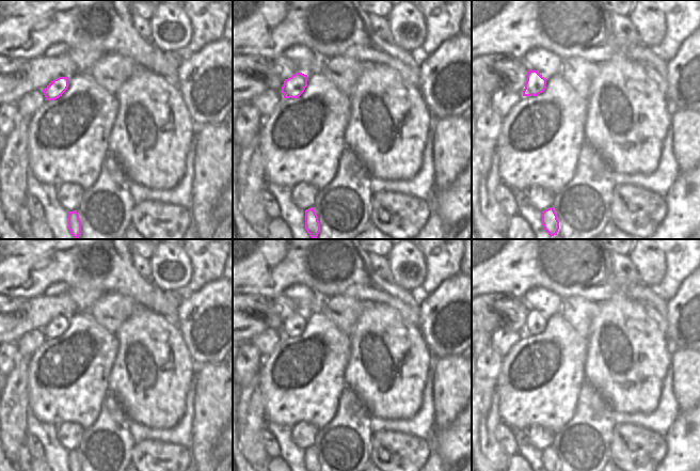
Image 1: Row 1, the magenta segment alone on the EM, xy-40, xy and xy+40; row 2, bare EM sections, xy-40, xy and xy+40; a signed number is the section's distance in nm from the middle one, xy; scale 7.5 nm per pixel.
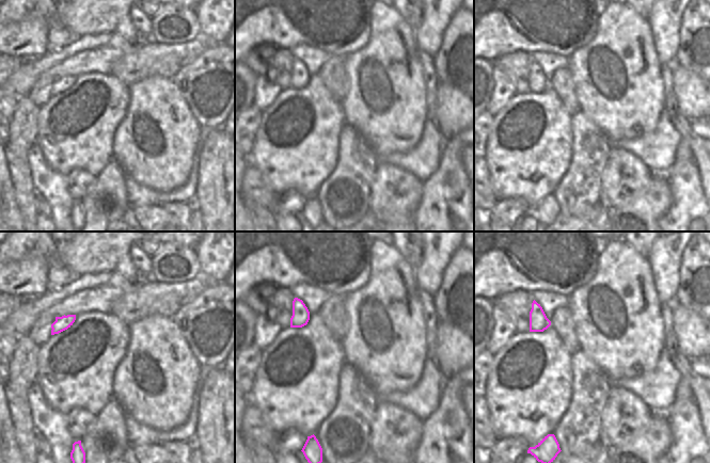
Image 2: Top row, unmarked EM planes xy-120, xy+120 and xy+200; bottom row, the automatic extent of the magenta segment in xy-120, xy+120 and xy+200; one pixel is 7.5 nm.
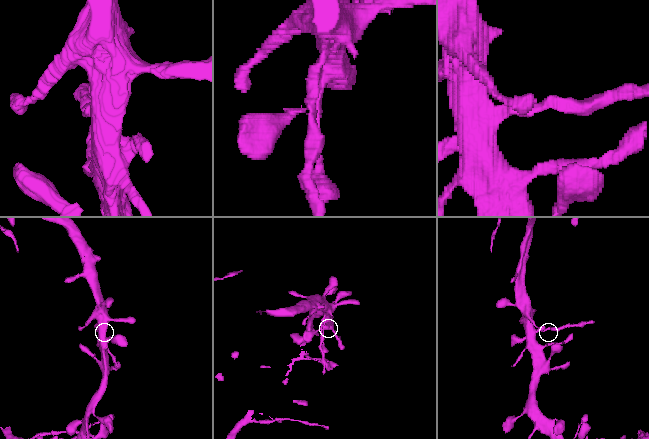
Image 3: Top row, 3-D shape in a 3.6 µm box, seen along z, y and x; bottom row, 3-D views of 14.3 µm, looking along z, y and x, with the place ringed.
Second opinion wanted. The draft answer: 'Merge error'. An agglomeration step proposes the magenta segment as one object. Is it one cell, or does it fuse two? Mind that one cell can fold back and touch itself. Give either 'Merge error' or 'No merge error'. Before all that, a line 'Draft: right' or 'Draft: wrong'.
Draft: right
Merge error.

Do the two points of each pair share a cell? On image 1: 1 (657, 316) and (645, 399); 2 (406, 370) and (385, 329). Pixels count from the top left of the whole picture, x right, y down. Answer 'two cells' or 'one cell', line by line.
1: two cells
2: one cell

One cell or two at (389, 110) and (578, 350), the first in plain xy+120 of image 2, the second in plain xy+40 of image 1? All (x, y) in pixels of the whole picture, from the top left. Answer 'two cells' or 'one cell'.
two cells

